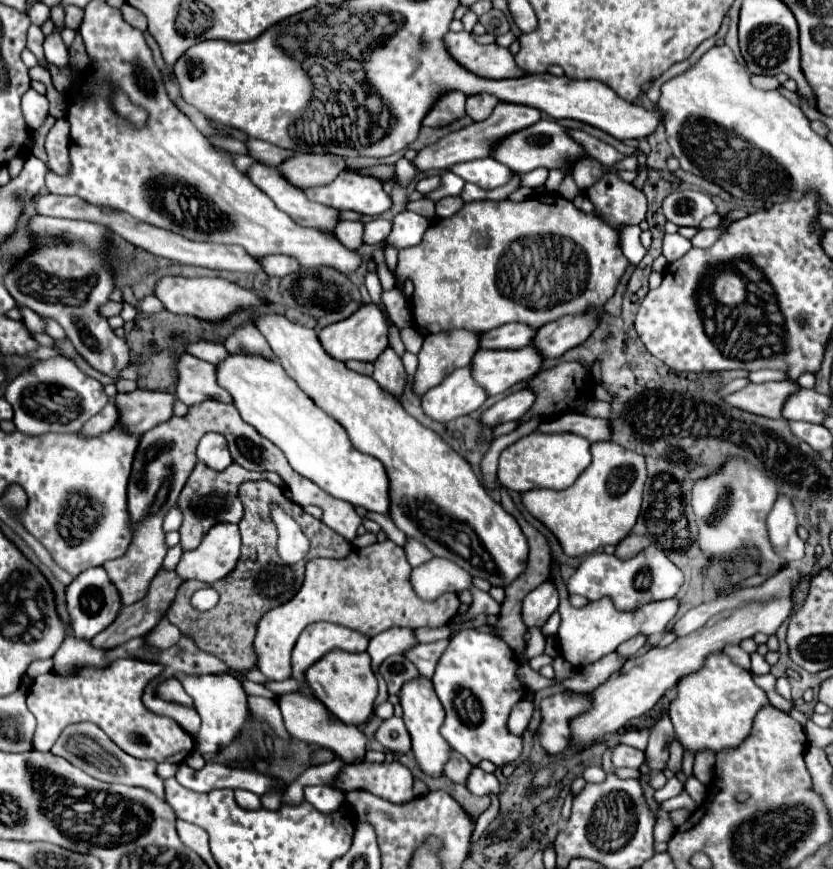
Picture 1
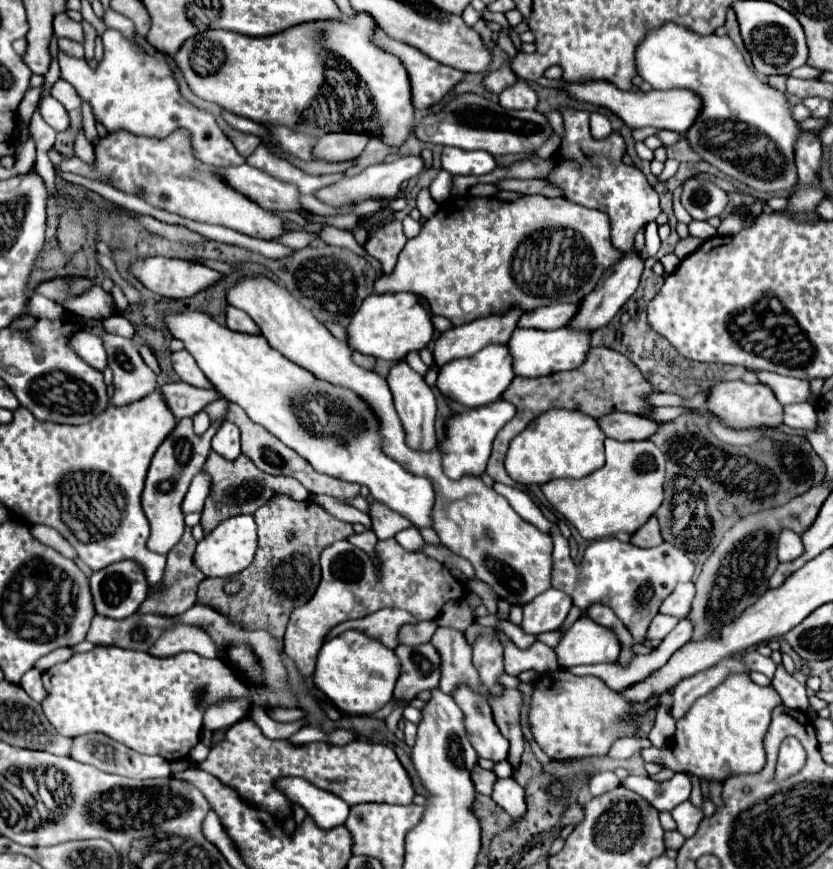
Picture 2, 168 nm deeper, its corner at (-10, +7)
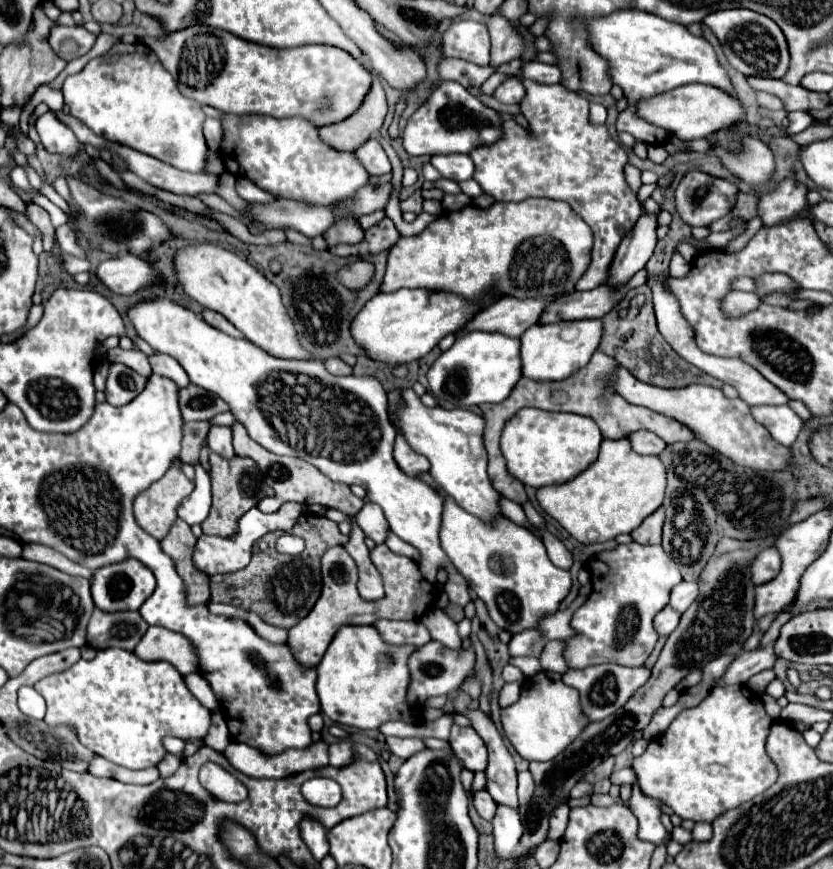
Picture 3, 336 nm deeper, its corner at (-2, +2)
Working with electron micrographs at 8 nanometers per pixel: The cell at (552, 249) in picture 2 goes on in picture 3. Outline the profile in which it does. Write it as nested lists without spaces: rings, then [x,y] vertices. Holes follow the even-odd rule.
[[[531,197],[519,203],[493,203],[487,209],[469,205],[461,211],[443,213],[437,221],[425,227],[421,235],[399,237],[389,253],[387,273],[381,291],[391,293],[401,287],[425,287],[435,291],[451,291],[473,299],[479,297],[487,287],[493,287],[501,295],[511,295],[519,299],[563,295],[575,289],[575,281],[589,267],[591,247],[591,229],[563,201]]]

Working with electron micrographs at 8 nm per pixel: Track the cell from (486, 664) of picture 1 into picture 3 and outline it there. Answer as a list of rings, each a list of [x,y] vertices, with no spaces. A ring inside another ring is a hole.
[[[453,725],[449,745],[465,769],[477,773],[487,767],[487,747],[473,727]]]

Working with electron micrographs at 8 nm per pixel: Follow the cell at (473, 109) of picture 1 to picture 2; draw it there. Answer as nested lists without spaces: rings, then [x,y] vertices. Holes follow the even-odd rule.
[[[505,64],[505,66],[501,66],[499,70],[495,70],[495,72],[491,72],[491,74],[487,74],[487,76],[483,78],[483,88],[489,90],[491,94],[501,94],[507,86],[513,86],[515,80],[517,80],[517,76],[515,76],[513,70]]]

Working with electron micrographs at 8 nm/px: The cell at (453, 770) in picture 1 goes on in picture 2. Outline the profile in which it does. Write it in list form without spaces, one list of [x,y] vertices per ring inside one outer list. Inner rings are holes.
[[[475,764],[473,770],[471,770],[471,780],[473,780],[477,792],[489,796],[491,794],[491,788],[493,788],[493,784],[497,780],[497,776],[493,774],[493,770],[485,770],[479,764]]]

